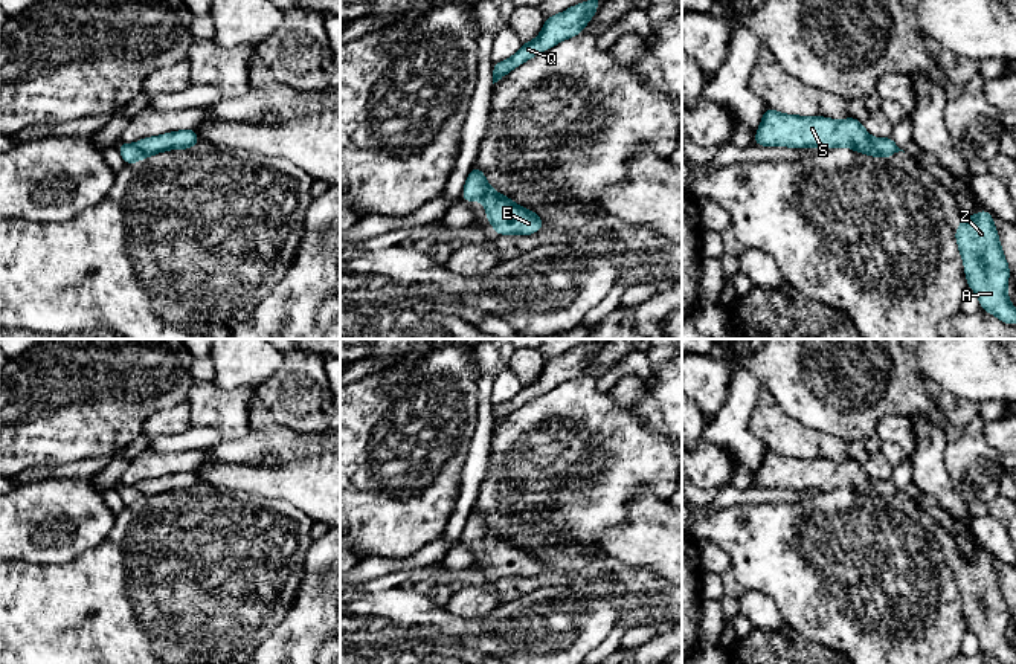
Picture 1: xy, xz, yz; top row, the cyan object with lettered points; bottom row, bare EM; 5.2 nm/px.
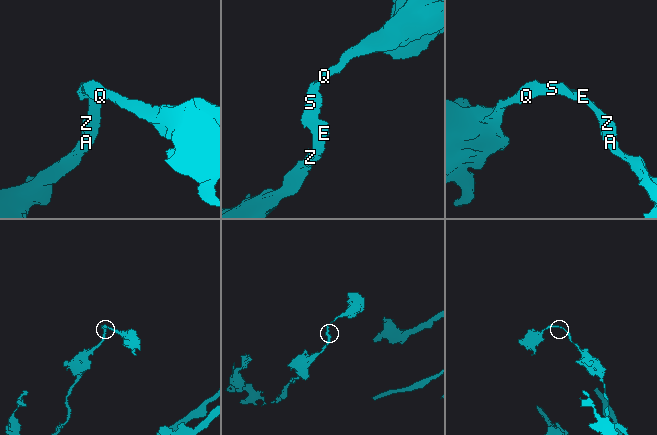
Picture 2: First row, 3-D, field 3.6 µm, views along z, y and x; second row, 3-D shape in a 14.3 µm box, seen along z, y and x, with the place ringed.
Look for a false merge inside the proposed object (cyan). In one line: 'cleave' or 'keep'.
keep

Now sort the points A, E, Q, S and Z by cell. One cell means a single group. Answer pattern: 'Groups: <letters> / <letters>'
Groups: A E Q S Z

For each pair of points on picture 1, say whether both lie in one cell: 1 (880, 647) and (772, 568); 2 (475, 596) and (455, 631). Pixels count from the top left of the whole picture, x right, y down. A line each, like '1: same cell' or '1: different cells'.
1: same cell
2: different cells

